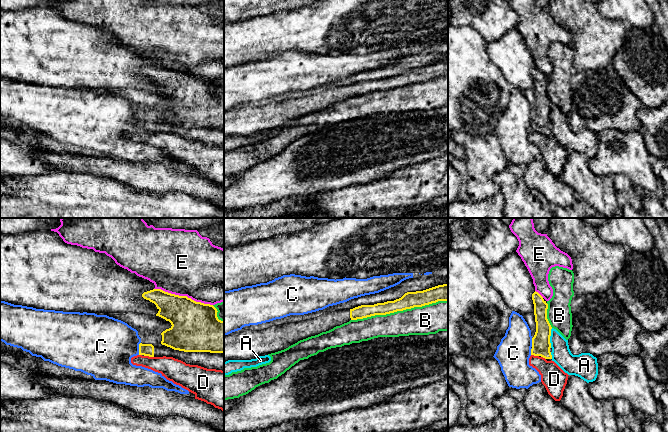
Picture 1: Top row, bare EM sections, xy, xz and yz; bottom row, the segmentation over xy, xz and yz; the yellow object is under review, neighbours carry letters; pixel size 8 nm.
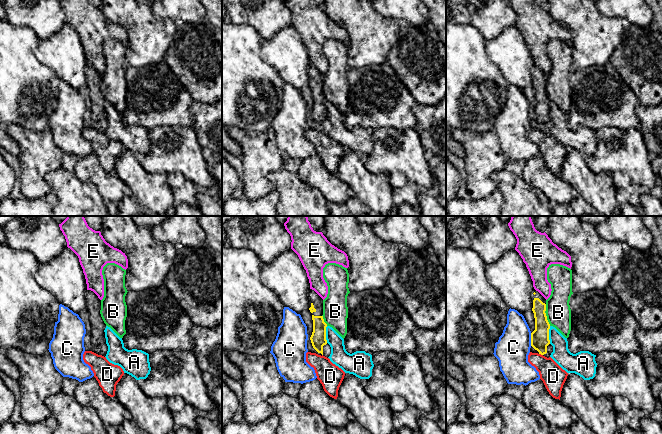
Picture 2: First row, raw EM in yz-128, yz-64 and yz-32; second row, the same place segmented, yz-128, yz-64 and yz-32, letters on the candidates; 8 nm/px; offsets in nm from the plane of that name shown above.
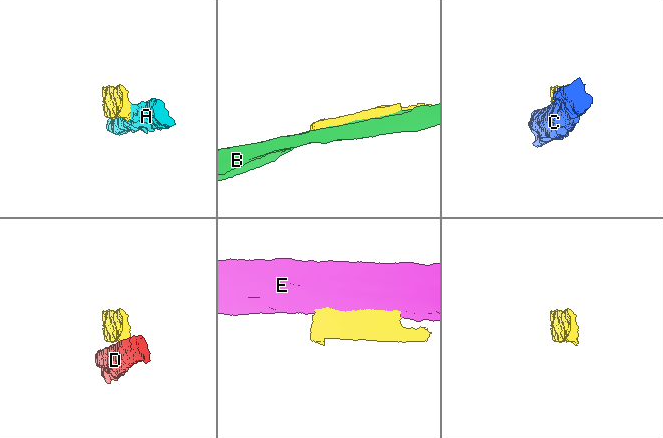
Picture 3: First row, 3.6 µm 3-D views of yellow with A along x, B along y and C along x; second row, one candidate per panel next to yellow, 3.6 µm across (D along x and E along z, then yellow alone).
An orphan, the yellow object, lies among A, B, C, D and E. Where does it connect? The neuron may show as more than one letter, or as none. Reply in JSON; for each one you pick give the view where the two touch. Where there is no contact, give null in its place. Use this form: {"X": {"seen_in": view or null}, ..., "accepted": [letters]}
{"accepted": []}

